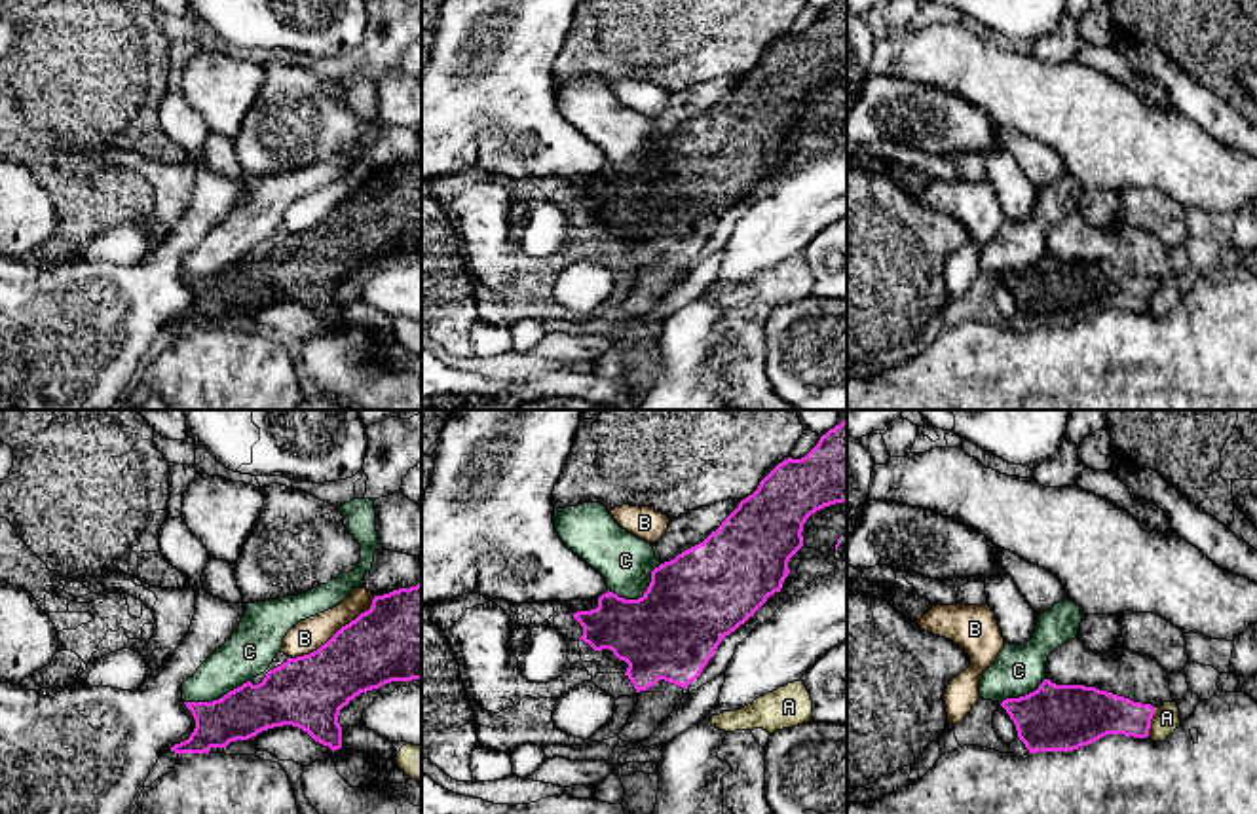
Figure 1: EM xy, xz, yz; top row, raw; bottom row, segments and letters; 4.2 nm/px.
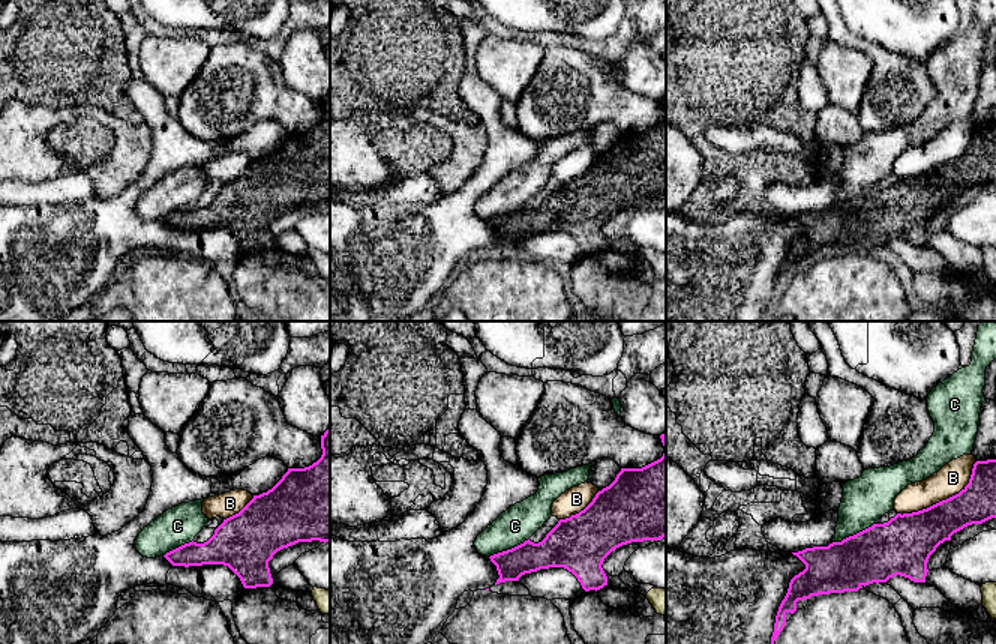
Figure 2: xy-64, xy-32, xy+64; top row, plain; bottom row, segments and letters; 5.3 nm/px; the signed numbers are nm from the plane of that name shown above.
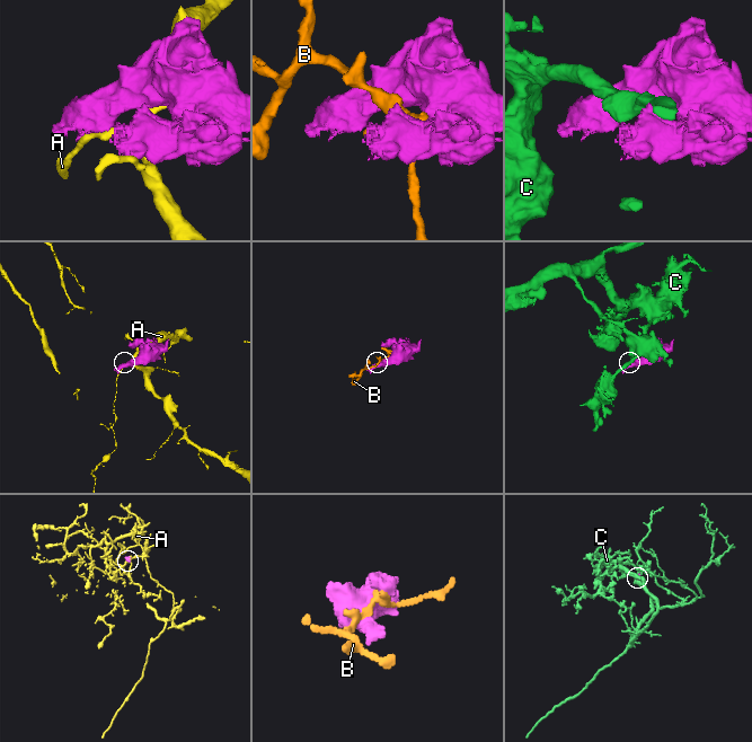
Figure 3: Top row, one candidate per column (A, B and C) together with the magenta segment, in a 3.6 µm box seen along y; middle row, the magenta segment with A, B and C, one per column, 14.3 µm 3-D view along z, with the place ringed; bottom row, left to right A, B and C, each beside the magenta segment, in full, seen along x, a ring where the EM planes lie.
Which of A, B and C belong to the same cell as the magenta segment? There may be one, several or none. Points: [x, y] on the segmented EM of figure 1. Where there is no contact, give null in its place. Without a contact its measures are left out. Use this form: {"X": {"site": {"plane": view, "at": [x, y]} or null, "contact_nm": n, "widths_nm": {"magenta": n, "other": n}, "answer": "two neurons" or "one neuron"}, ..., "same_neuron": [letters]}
{"A": {"site": {"plane": "yz", "at": [1149, 721]}, "contact_nm": 120, "widths_nm": {"magenta": 220, "other": 110}, "answer": "two neurons"}, "B": {"site": {"plane": "xy", "at": [337, 632]}, "contact_nm": 440, "widths_nm": {"magenta": 340, "other": 140}, "answer": "two neurons"}, "C": {"site": {"plane": "xz", "at": [642, 596]}, "contact_nm": 260, "widths_nm": {"magenta": 400, "other": 220}, "answer": "two neurons"}, "same_neuron": []}

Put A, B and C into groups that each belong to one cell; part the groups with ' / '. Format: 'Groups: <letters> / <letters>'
Groups: A / B / C

